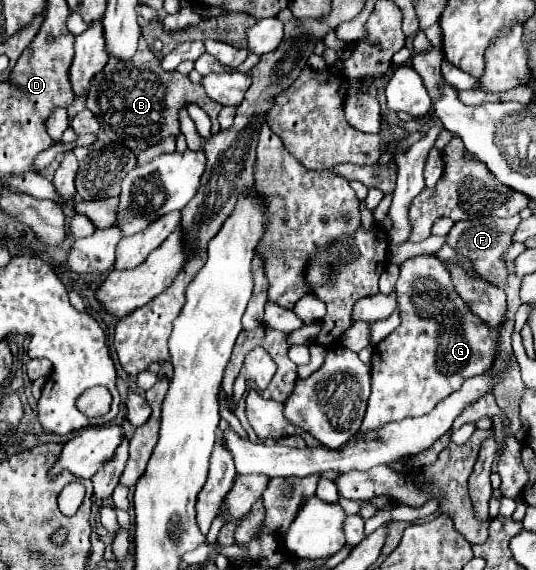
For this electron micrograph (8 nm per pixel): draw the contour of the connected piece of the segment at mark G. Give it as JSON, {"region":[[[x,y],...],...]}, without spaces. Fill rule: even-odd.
{"region":[[[436,254],[414,256],[400,264],[396,294],[402,324],[374,348],[372,394],[368,398],[368,408],[360,426],[360,434],[378,430],[394,420],[404,420],[408,416],[424,416],[432,412],[440,400],[460,390],[464,380],[484,374],[492,366],[498,350],[498,334],[492,334],[492,330],[488,330],[488,326],[484,326],[484,322],[480,322],[480,318],[472,314],[468,304],[454,290],[448,274],[450,270],[446,268],[446,262],[440,260]]]}

